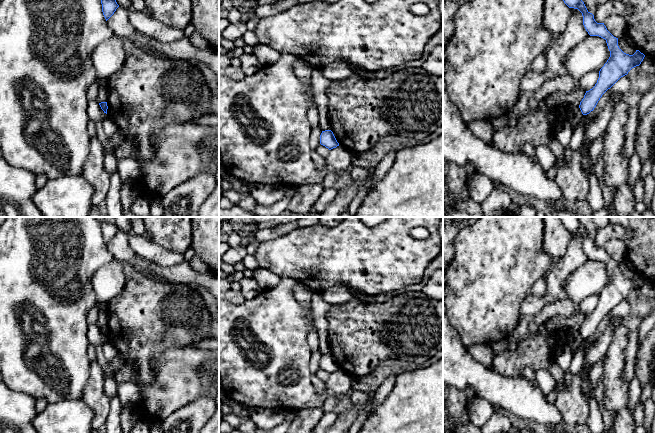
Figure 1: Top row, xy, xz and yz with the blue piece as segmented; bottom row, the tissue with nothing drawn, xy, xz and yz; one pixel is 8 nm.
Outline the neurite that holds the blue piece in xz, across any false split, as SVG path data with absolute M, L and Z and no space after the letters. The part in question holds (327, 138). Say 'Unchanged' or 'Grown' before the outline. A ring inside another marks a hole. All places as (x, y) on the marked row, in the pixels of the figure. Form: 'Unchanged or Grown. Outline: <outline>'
Unchanged. Outline: M331 130L322 131L320 135L320 144L328 148L329 150L339 146L333 132Z

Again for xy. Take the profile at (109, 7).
Unchanged. Outline: M101 0L102 12L106 21L114 14L119 7L116 0Z

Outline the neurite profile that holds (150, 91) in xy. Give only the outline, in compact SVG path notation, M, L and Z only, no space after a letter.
M124 40L126 60L123 66L108 78L107 116L116 124L124 139L133 141L140 161L149 162L155 155L153 138L169 124L189 123L195 118L210 114L211 92L202 72L188 60L176 60L149 52L131 40Z

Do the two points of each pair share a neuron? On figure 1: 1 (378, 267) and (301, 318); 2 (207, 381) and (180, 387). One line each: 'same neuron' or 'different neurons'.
1: different neurons
2: different neurons

